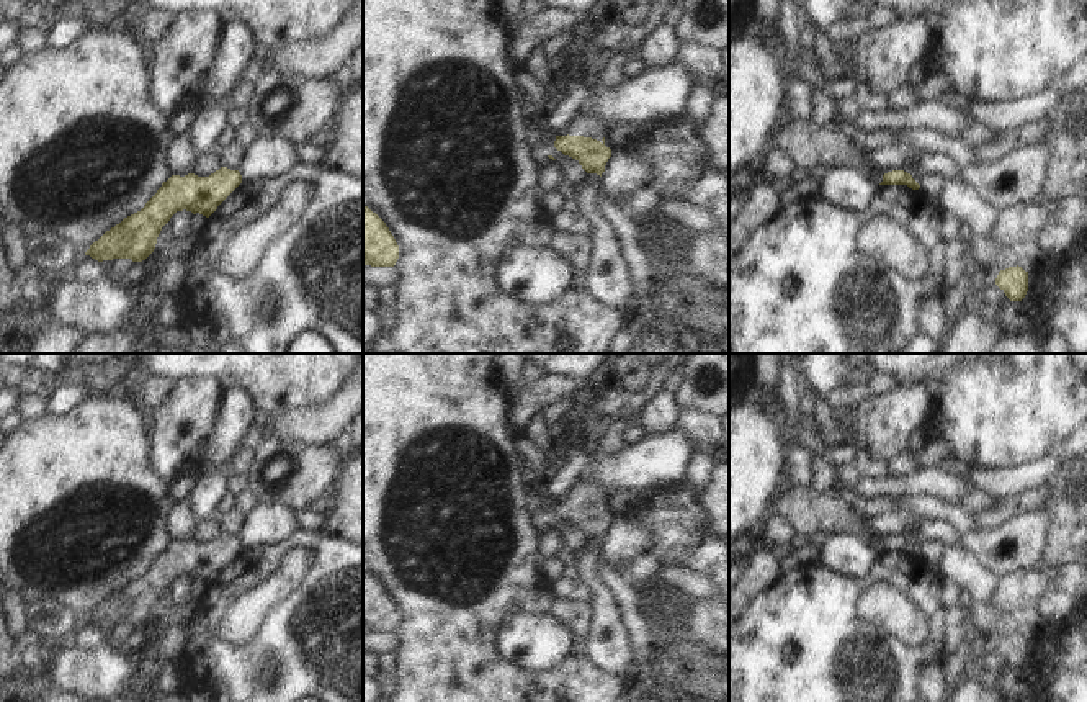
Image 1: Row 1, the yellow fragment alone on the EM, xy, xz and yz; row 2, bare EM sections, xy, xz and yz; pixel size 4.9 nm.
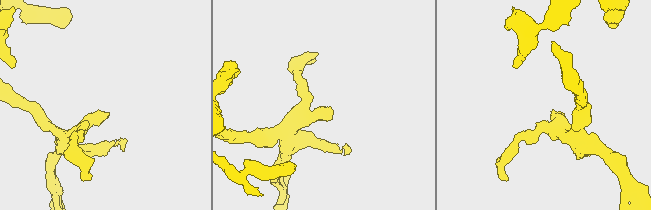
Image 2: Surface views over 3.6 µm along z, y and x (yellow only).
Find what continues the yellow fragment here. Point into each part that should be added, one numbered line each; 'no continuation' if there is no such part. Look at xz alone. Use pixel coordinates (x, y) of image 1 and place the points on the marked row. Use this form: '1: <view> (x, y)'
1: xz (585, 123)

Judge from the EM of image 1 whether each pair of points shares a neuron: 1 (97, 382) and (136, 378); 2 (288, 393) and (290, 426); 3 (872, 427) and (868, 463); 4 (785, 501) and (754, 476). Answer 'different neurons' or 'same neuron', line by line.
1: different neurons
2: different neurons
3: different neurons
4: different neurons

